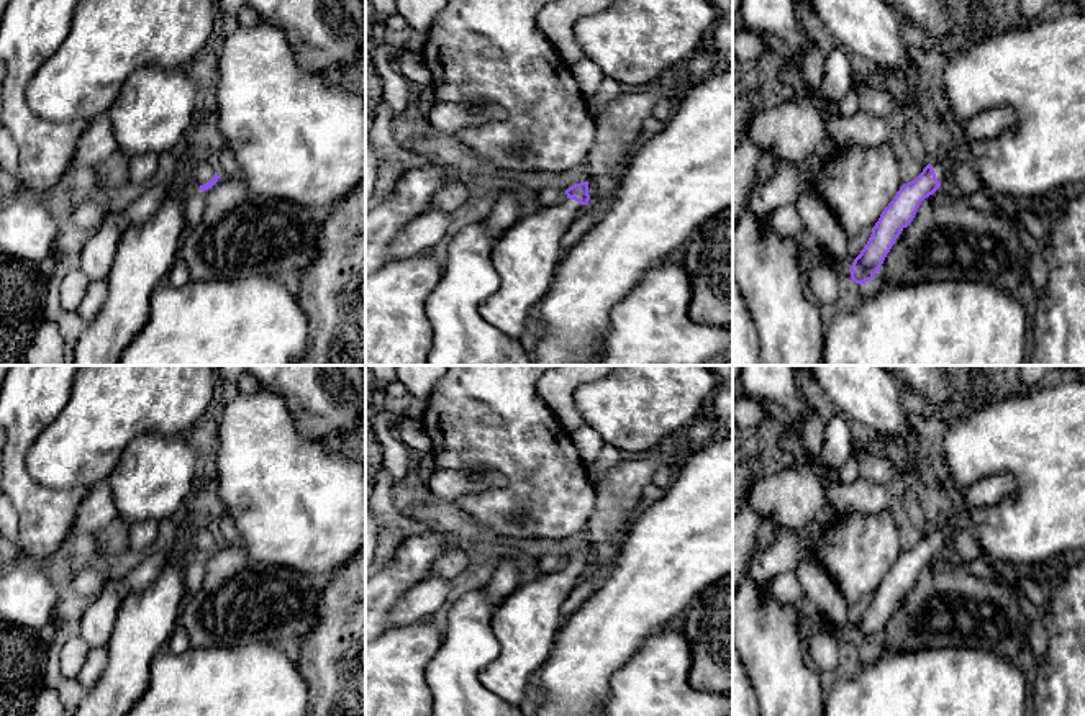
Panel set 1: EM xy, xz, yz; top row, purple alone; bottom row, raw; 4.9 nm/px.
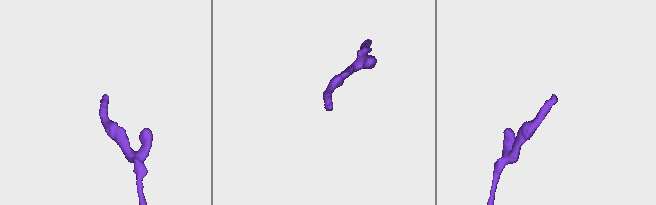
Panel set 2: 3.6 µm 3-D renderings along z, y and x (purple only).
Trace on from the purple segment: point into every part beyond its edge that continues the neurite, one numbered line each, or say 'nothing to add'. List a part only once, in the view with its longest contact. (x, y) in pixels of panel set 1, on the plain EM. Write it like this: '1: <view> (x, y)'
1: xy (202, 533)

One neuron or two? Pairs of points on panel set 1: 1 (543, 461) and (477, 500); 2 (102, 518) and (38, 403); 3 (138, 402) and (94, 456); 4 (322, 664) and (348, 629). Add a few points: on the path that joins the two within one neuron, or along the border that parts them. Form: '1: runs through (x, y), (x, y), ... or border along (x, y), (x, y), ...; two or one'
1: runs through (526, 477), (503, 500), (494, 500); one
2: border along (87, 490), (72, 526); two
3: runs through (125, 415), (97, 443); one
4: runs through (330, 656), (348, 638); one

